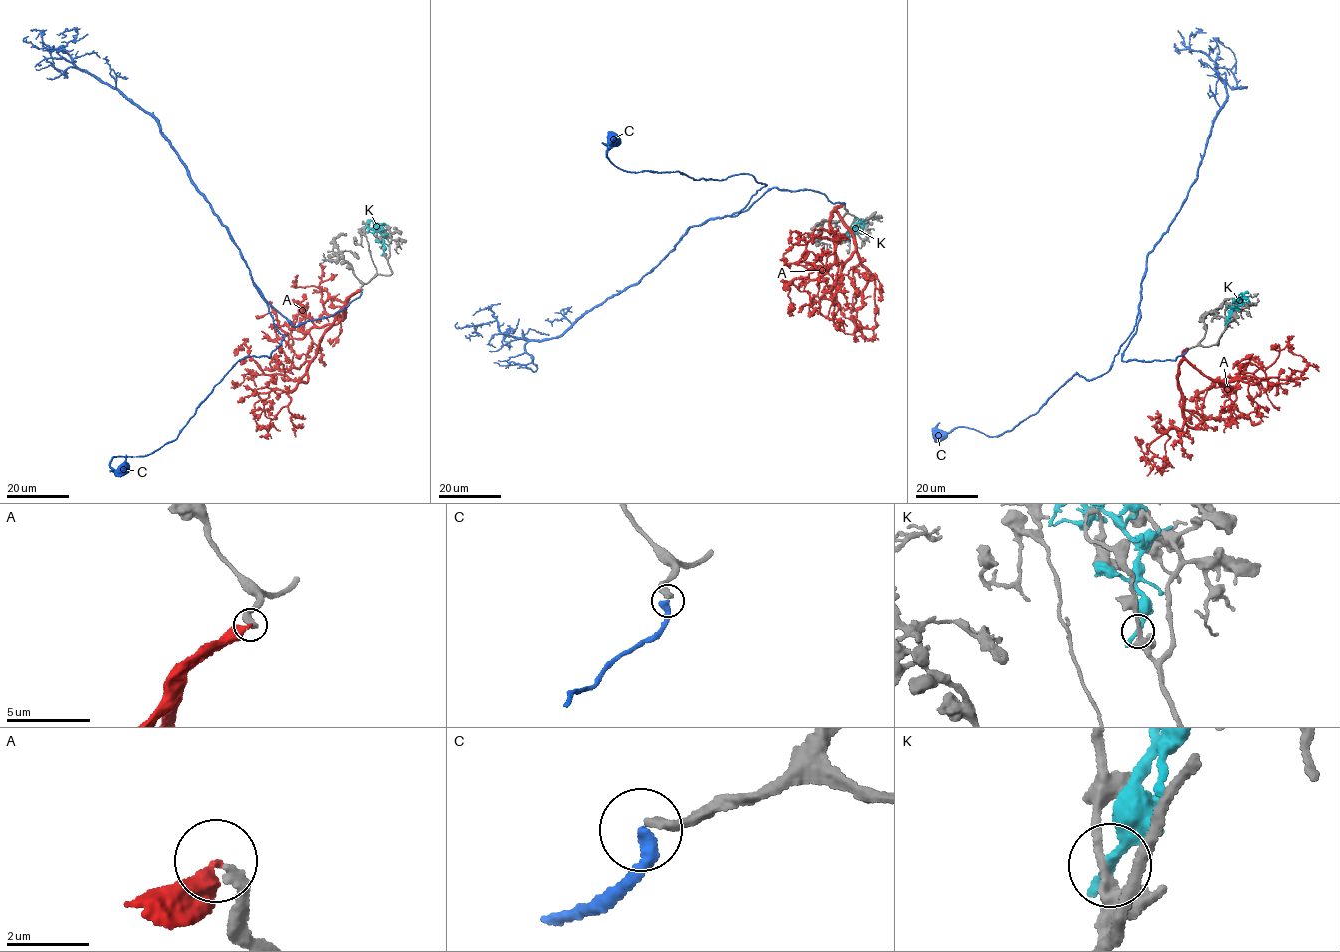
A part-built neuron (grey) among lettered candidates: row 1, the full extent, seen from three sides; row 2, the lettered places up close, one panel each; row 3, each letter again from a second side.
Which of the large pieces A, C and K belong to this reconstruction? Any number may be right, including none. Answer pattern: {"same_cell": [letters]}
{"same_cell": ["C"]}

